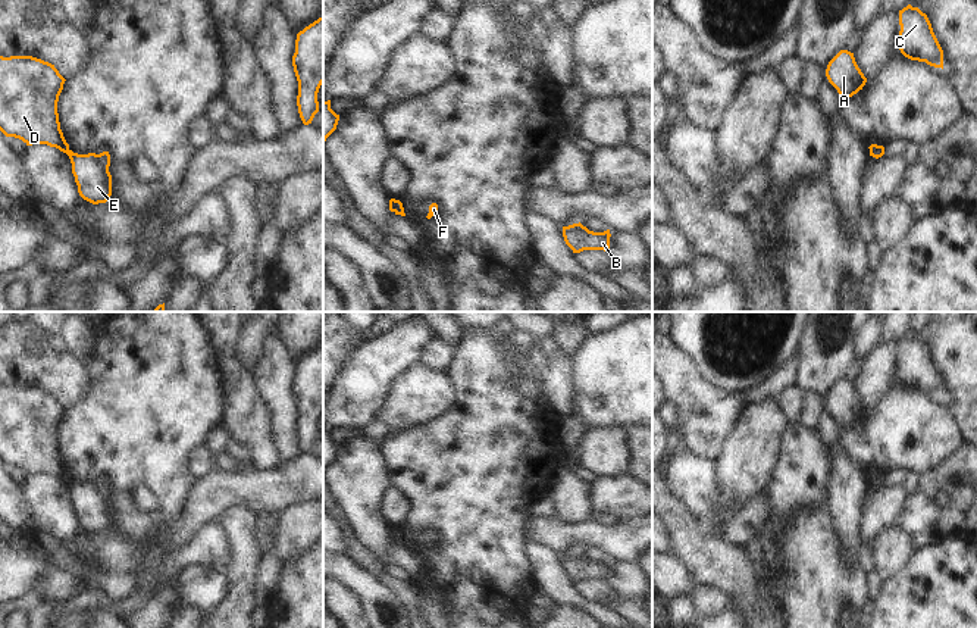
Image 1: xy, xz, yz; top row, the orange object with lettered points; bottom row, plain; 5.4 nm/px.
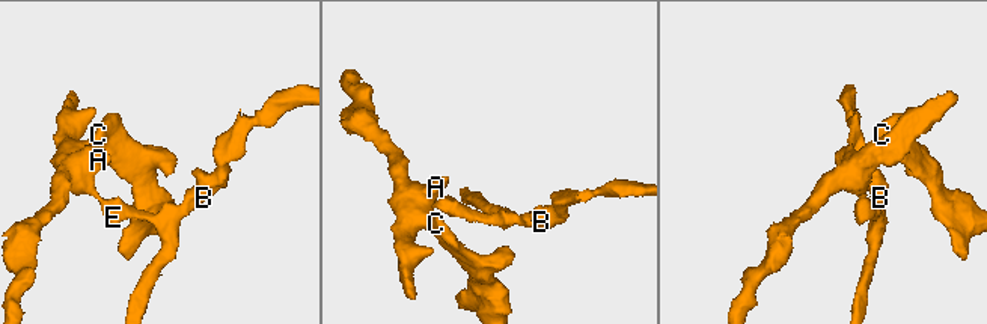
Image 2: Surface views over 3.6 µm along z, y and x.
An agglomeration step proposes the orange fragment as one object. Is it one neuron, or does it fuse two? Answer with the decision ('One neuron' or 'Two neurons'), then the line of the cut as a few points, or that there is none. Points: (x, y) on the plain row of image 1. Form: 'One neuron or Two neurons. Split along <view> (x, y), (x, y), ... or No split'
Two neurons. Split along xy (68, 478), (65, 481).

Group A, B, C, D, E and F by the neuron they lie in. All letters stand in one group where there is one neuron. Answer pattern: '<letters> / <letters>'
A C D / B E F

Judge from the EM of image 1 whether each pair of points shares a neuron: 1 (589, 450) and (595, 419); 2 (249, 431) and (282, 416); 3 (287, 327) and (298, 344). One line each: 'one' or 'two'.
1: two
2: two
3: one

